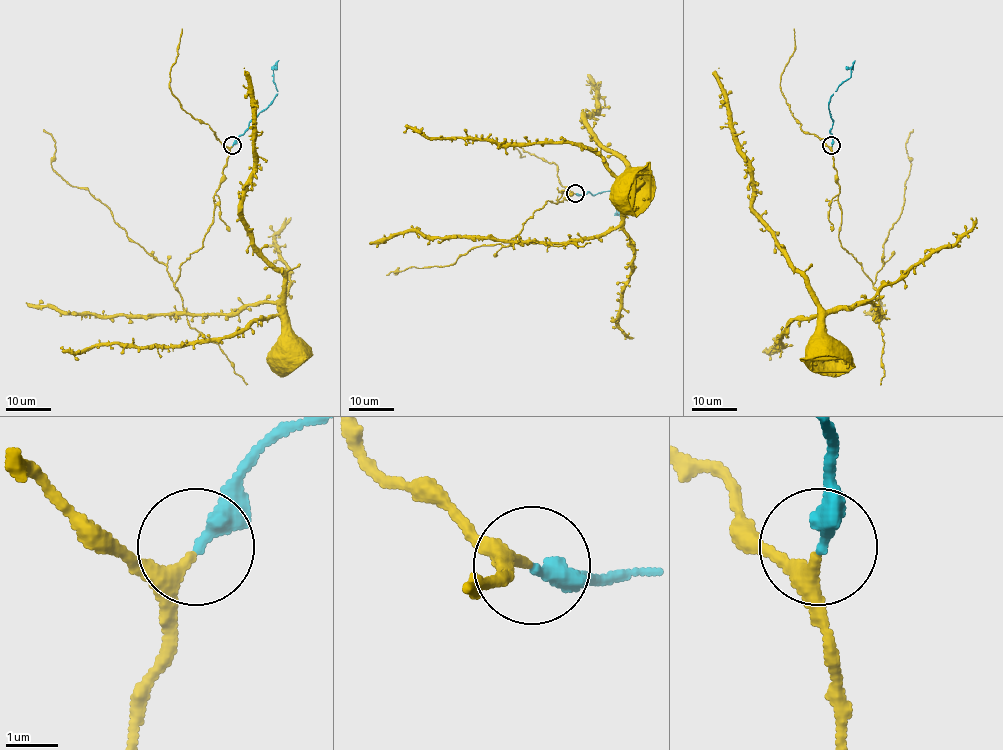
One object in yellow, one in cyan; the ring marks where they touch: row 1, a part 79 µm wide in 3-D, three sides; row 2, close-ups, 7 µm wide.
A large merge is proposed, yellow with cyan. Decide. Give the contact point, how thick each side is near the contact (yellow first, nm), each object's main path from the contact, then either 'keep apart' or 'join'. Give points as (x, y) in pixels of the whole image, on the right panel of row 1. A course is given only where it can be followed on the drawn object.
place (831, 145); calibres 200 and 340 nm; course yellow (831, 146), (839, 241), (872, 282), (881, 309), (870, 303), (836, 306), (824, 317), (821, 338); course cyan (831, 145), (830, 98), (850, 77), (855, 60); join

